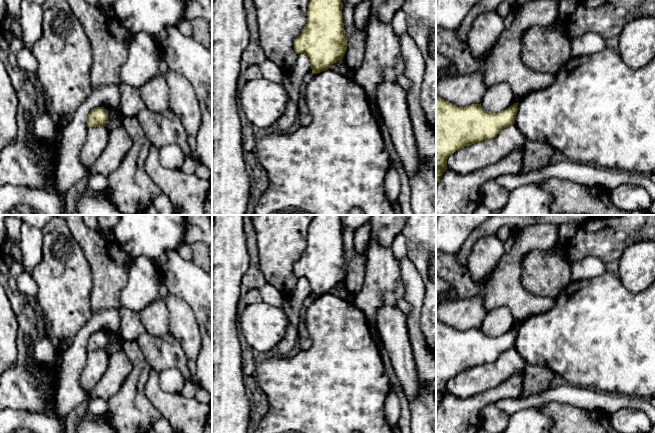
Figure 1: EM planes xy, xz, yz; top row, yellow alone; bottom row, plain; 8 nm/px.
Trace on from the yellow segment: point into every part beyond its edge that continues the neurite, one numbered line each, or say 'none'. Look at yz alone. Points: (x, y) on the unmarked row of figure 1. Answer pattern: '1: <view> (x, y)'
none

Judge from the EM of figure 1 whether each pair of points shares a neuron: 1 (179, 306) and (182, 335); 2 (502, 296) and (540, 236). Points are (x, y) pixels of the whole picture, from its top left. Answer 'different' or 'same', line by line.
1: same
2: same

